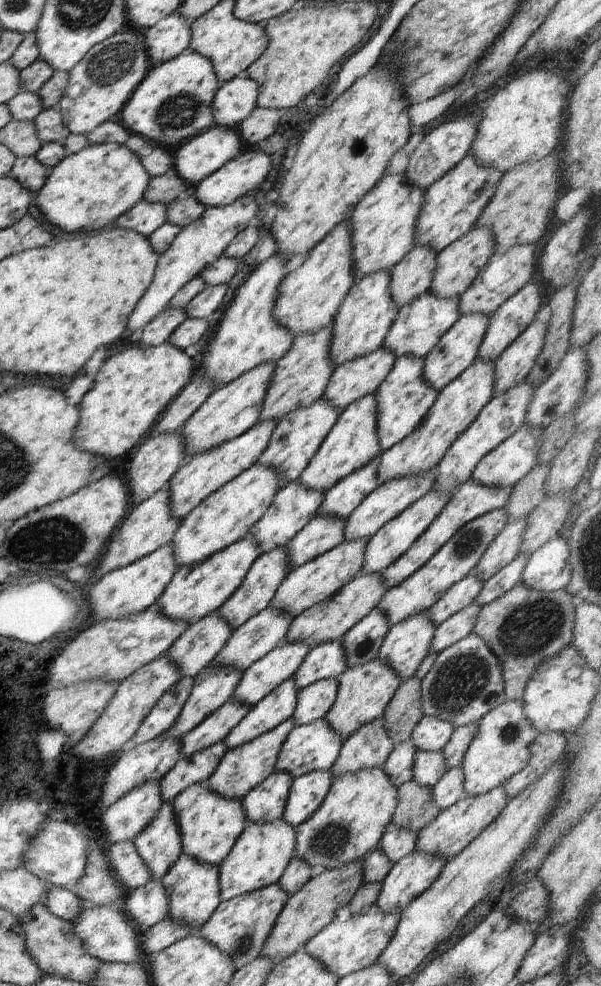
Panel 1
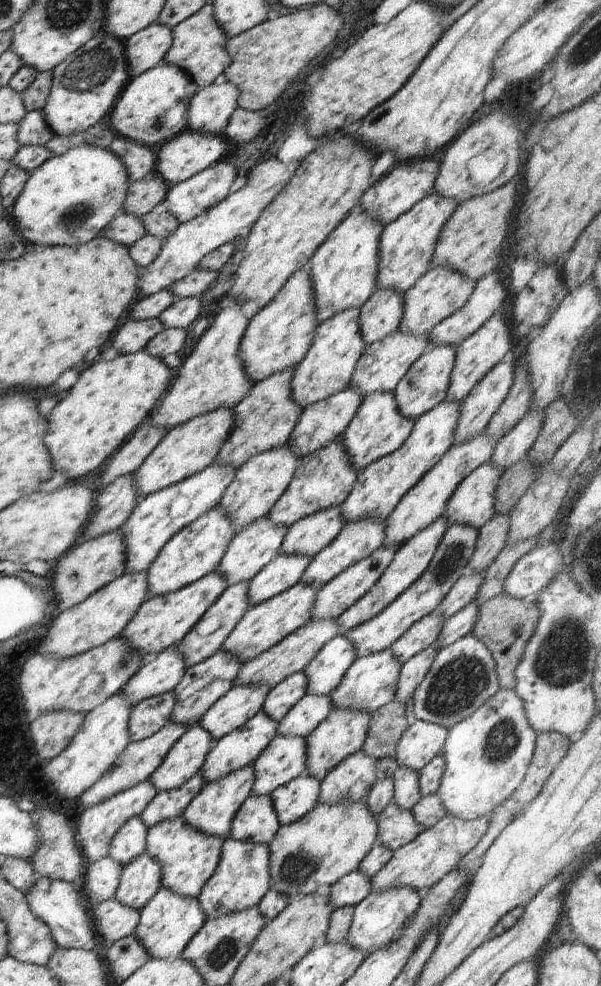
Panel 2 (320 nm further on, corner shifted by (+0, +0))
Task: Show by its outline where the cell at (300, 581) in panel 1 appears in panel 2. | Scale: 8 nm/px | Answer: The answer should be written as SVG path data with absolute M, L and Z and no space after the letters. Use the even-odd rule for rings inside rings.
M298 582L274 598L266 599L253 607L250 606L241 620L237 622L237 626L226 637L220 651L230 653L242 664L256 658L260 653L266 652L311 620L311 608L316 600L317 592L318 589L313 586Z

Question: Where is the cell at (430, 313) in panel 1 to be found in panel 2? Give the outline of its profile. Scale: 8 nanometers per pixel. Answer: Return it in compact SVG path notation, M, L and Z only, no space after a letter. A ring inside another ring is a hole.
M400 330L390 333L380 342L366 346L356 363L349 386L357 389L363 396L375 393L392 393L410 367L430 348L428 335L413 335Z

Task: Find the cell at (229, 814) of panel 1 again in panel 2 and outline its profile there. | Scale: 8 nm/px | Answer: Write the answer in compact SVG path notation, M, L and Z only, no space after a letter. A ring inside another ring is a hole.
M180 816L150 827L146 835L146 850L161 866L161 888L170 889L183 897L197 898L206 881L214 874L224 840L196 830Z

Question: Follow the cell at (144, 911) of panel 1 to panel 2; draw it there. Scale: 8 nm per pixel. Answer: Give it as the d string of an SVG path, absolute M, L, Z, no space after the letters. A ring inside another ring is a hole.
M116 899L100 901L90 906L95 930L103 940L103 947L133 934L140 913L124 906Z

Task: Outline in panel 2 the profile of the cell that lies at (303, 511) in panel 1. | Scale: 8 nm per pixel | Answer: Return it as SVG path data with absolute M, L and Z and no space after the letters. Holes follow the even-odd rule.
M267 516L251 522L238 535L234 535L216 571L225 576L227 586L249 581L254 575L262 570L269 562L272 562L280 552L280 545L287 533L287 528L275 525Z

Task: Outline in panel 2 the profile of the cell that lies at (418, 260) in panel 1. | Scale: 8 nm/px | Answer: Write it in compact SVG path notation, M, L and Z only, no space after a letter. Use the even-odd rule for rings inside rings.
M376 289L359 308L359 329L366 346L380 342L399 330L404 312L403 294L392 289Z

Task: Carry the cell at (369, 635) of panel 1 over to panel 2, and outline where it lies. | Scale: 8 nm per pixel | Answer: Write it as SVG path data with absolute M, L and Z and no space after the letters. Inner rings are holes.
M344 635L329 640L302 671L309 679L307 694L330 695L356 659L354 645Z

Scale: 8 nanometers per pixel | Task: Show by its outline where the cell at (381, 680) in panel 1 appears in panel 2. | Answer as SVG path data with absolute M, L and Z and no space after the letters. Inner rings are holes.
M332 707L330 714L306 738L306 766L308 774L320 782L345 758L361 750L366 742L371 715L366 711Z

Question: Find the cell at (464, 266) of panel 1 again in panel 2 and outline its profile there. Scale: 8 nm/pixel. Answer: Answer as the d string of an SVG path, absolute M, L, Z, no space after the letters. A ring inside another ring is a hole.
M432 267L423 274L404 294L404 312L399 330L413 335L428 335L442 320L461 309L472 294L476 281L445 267Z

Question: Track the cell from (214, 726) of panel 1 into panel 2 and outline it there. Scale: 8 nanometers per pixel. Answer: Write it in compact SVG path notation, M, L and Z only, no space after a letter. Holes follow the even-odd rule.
M192 726L174 743L162 764L150 775L157 793L180 788L199 773L213 738L200 726Z

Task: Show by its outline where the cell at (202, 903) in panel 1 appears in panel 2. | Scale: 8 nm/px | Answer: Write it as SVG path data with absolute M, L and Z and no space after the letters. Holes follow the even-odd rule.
M160 888L140 910L140 918L133 935L152 959L174 960L181 957L190 939L204 926L207 918L197 898L177 895L170 889Z

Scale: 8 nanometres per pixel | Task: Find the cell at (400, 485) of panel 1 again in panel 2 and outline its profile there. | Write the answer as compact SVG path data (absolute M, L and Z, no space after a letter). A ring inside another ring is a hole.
M363 519L355 523L348 523L342 527L340 534L318 554L315 554L310 564L304 570L300 583L313 586L320 590L327 582L330 582L342 571L354 566L362 559L368 558L375 550L383 546L385 525L376 523L373 519Z

